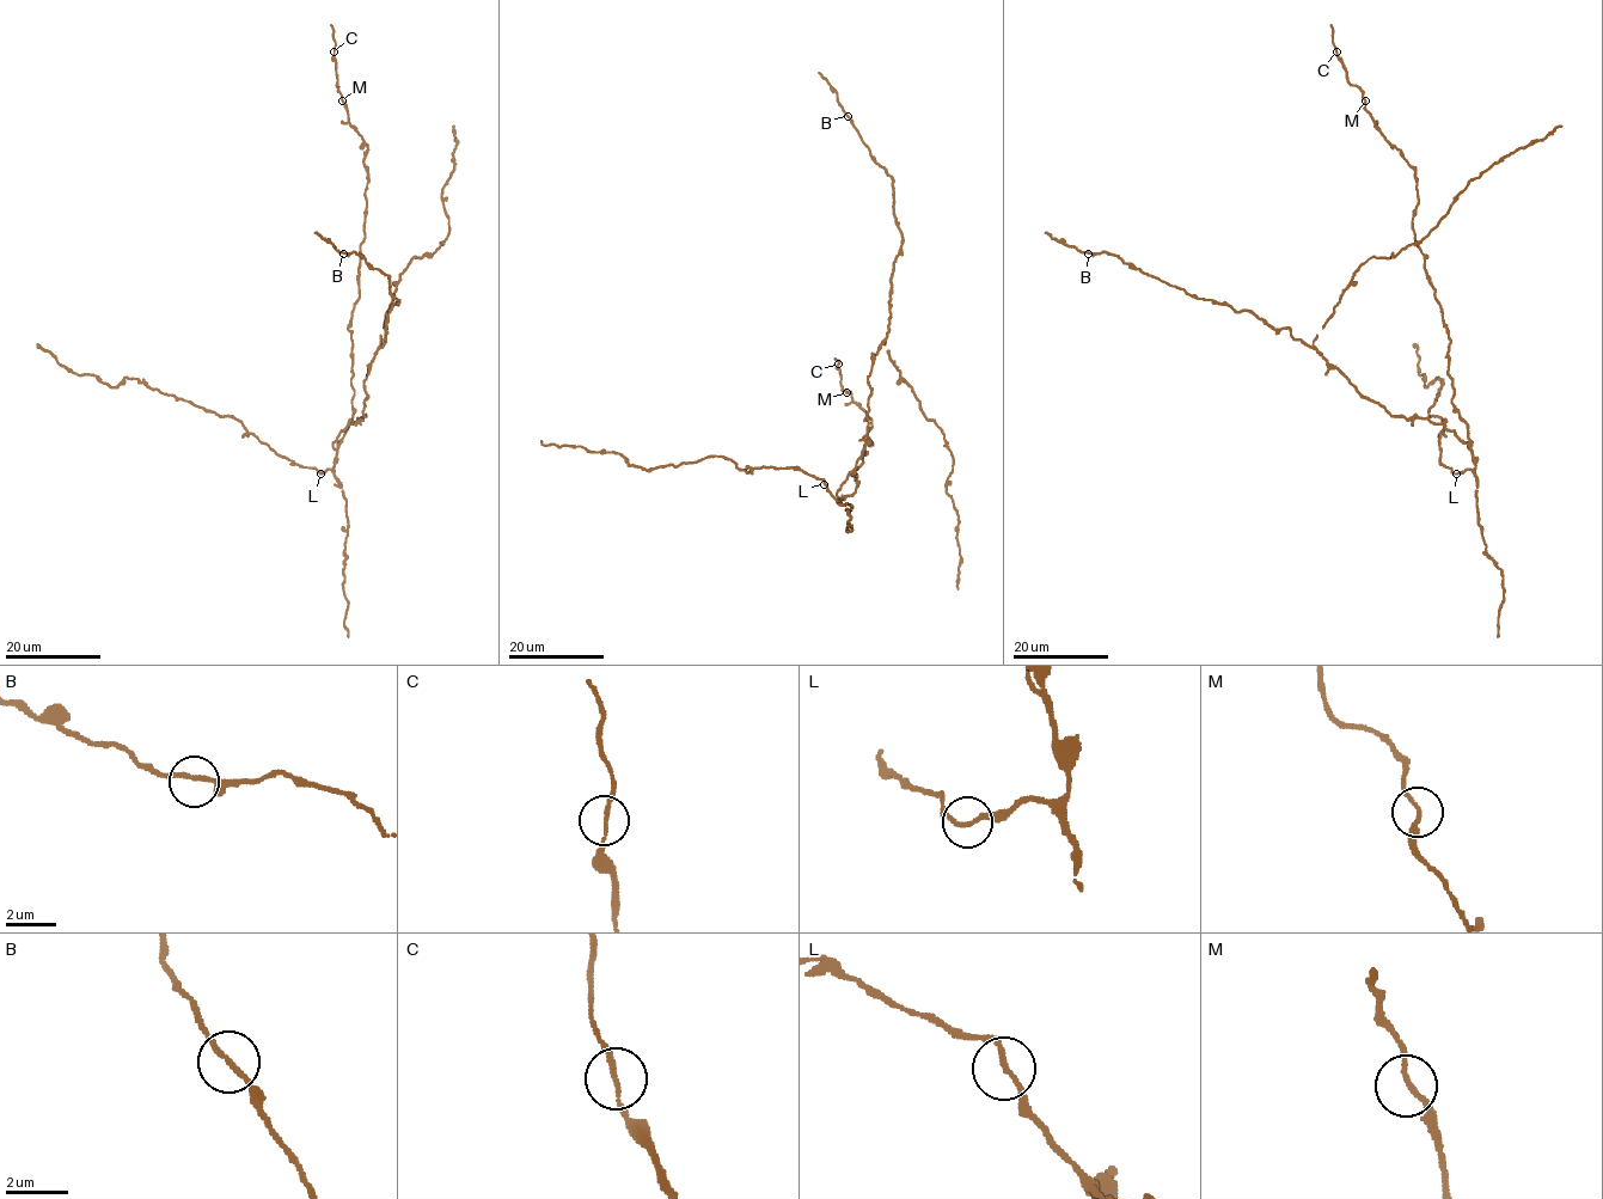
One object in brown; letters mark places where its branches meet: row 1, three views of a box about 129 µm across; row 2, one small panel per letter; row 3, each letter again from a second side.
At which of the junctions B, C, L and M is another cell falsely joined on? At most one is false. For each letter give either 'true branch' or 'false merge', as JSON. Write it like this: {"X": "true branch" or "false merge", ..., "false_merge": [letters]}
{"B": "true branch", "C": "true branch", "L": "true branch", "M": "true branch", "false_merge": []}

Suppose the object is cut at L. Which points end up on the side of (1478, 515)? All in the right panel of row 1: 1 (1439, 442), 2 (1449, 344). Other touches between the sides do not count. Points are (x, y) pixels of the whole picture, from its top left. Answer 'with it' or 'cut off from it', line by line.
1: cut off from it
2: with it

